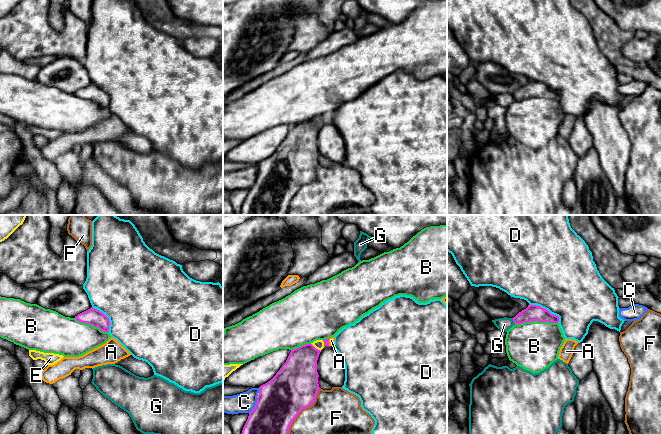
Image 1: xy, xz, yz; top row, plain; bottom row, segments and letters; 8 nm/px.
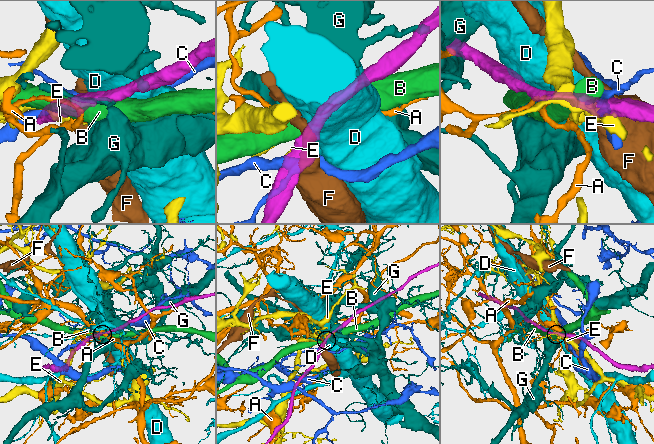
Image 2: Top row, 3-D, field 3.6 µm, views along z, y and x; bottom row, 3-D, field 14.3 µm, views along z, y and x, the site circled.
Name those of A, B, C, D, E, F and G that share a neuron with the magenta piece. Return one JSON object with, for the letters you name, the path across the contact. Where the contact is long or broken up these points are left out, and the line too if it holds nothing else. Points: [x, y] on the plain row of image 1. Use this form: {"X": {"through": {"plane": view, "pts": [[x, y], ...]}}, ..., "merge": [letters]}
{"merge": []}

